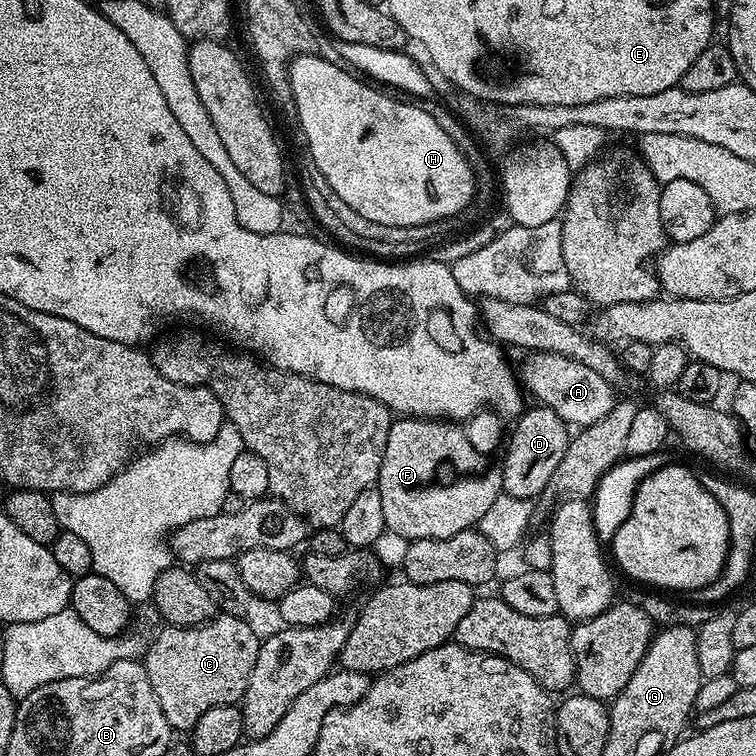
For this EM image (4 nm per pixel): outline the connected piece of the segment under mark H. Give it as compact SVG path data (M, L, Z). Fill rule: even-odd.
M319 54L297 56L288 72L297 108L295 119L304 130L314 168L328 180L329 193L360 212L363 218L383 226L422 226L448 217L459 217L459 212L468 203L473 203L476 178L472 167L450 134L438 126L431 111L419 108L419 103L387 96L392 94L365 82L359 75L338 69Z

